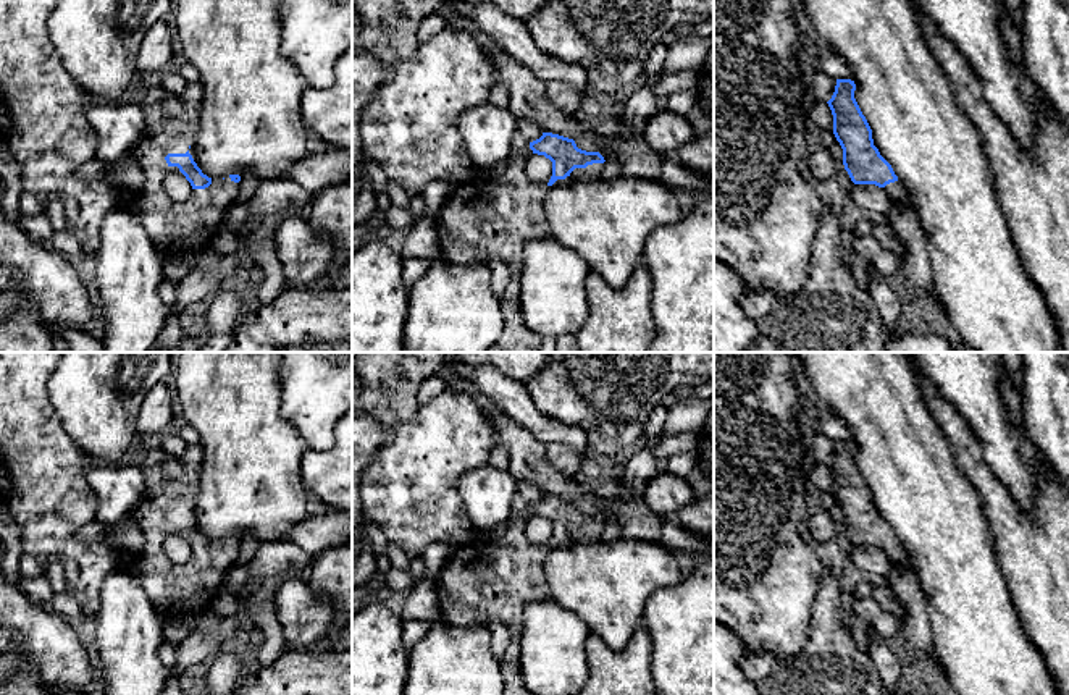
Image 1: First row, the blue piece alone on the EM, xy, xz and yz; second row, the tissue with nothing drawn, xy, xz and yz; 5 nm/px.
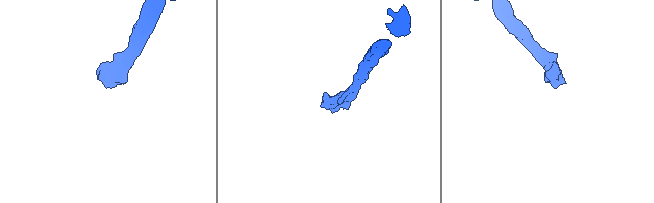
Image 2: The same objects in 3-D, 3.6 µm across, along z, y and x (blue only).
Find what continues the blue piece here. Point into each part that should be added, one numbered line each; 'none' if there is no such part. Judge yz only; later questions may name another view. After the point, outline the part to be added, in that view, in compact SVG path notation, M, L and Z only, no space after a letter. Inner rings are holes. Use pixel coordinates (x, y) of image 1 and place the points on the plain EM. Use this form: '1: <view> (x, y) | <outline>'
1: yz (897, 553) | M899 541L887 546L883 551L893 566L904 564L909 559L906 550L903 548L903 545Z

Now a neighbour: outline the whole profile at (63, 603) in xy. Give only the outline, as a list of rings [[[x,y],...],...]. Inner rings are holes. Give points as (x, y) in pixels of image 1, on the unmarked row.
[[[61,585],[55,590],[50,603],[50,611],[63,616],[63,617],[76,617],[76,616],[84,616],[79,603],[73,596],[73,593]]]

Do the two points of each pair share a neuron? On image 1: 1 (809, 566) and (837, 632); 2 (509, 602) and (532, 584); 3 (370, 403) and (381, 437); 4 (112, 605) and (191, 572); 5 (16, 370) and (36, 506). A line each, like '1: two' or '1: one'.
1: two
2: one
3: two
4: two
5: one

